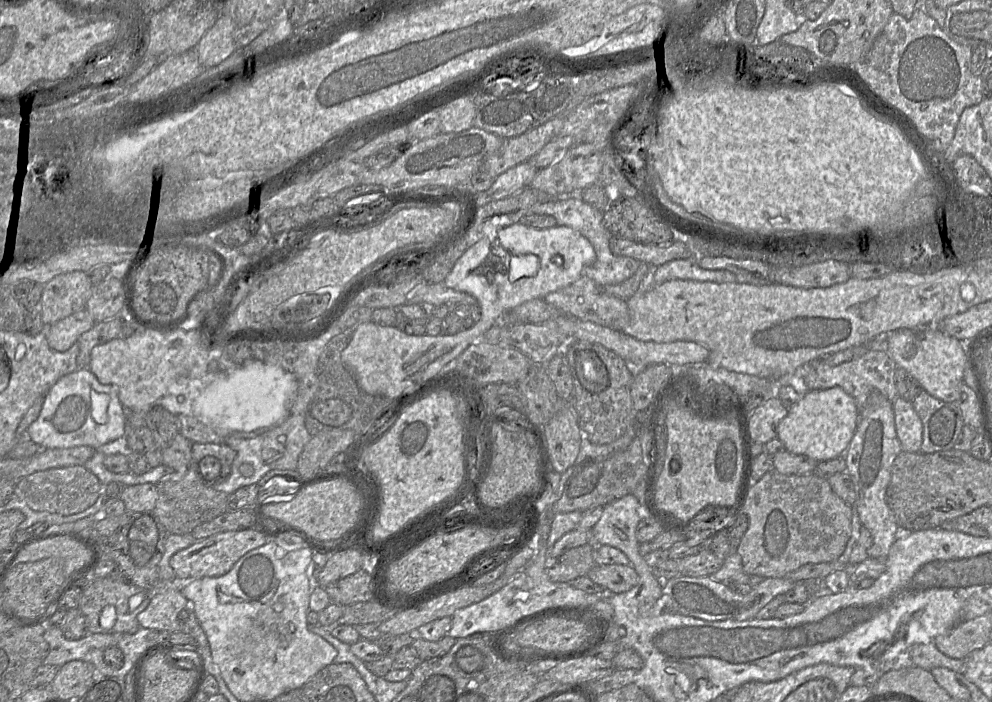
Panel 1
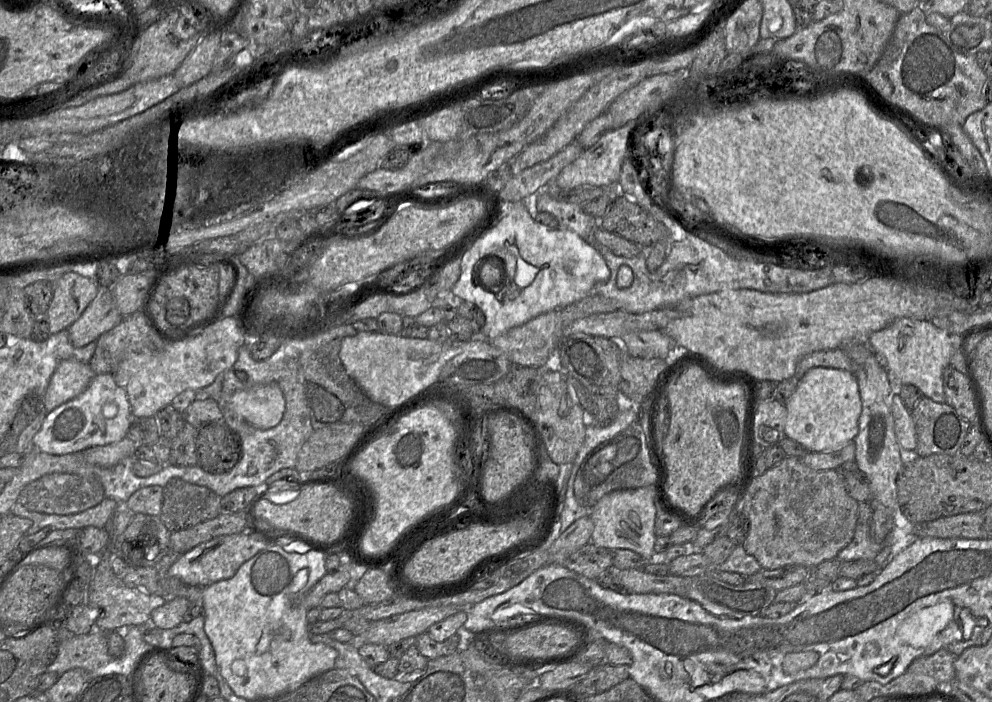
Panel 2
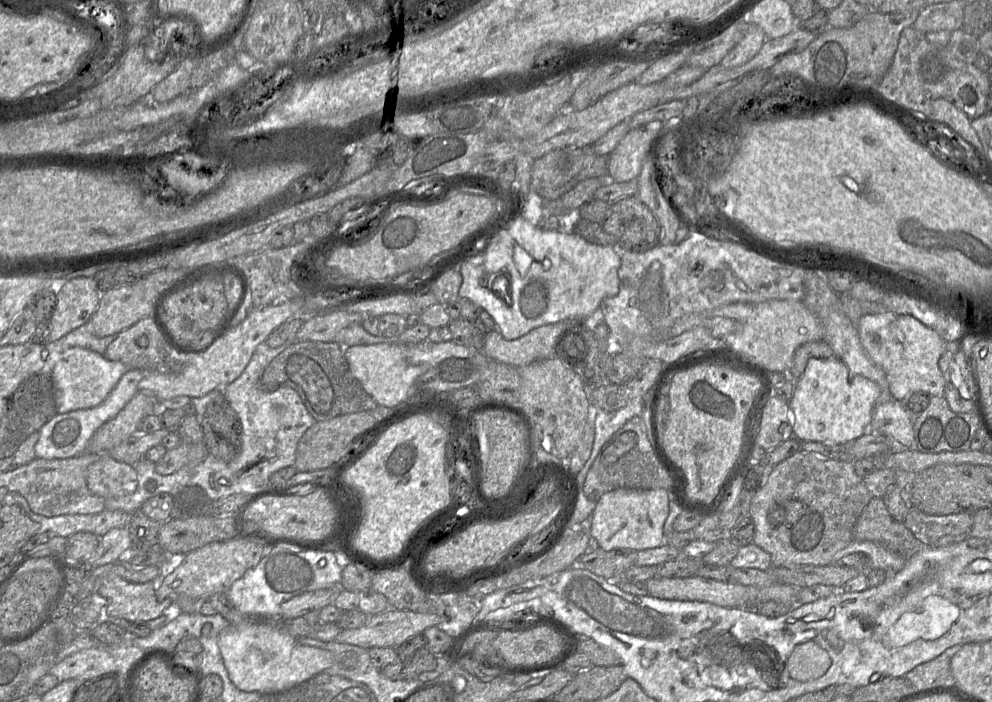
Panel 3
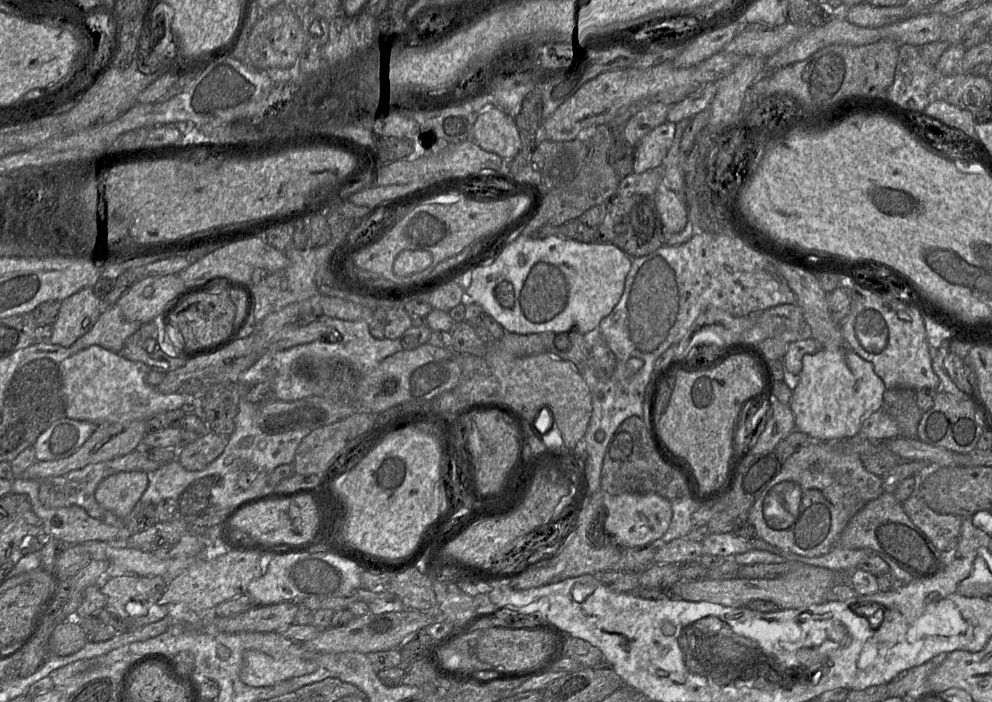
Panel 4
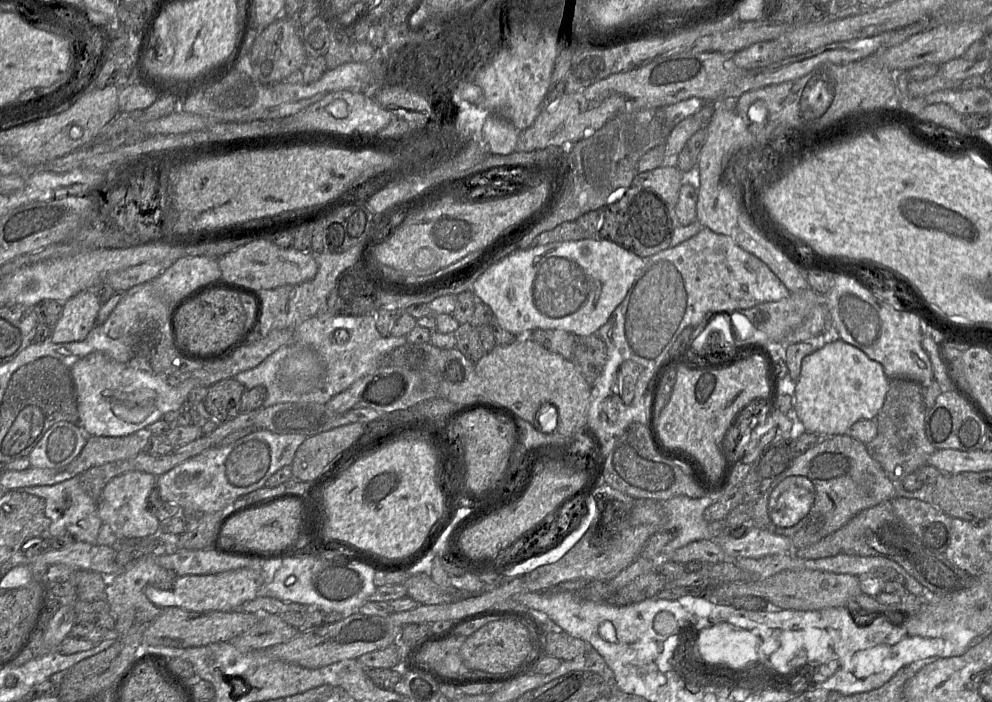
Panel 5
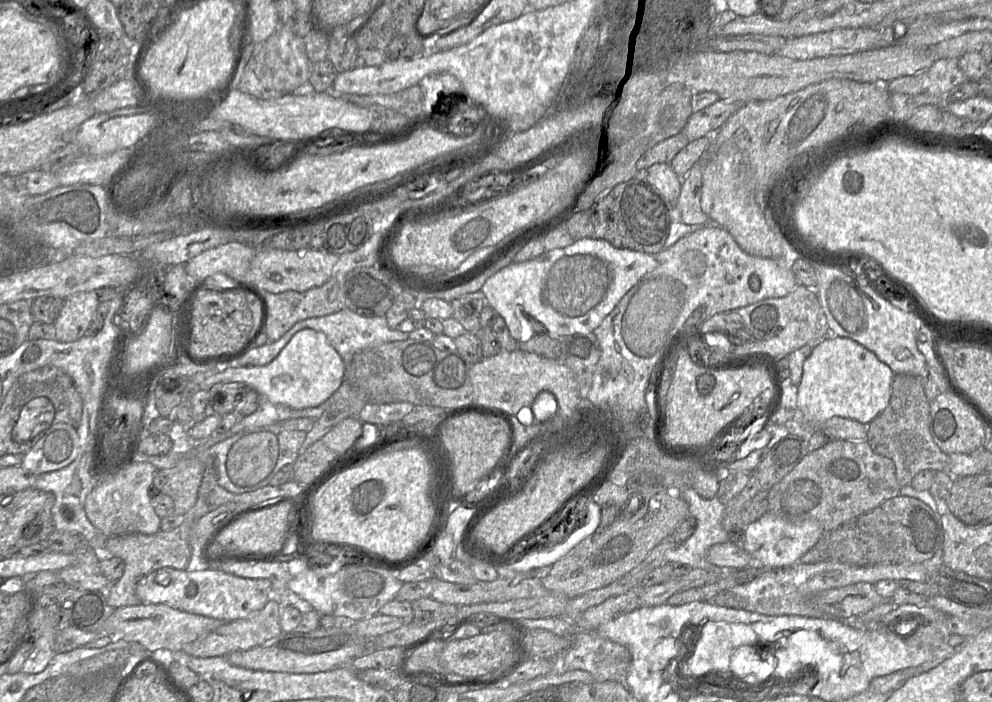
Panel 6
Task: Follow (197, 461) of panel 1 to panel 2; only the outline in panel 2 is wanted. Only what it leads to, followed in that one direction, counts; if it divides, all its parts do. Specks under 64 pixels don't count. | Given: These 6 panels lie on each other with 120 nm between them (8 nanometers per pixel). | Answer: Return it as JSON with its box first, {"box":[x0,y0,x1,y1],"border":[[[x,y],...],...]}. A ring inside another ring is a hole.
{"box":[198,422,241,473],"border":[[[211,422],[198,429],[198,465],[208,473],[229,472],[241,458],[241,440],[224,422]]]}

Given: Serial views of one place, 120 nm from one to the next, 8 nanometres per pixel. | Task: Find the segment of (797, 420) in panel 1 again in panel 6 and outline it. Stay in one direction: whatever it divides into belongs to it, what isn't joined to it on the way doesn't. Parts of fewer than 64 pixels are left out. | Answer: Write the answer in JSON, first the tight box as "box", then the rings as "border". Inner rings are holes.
{"box":[797,337,893,425],"border":[[[846,337],[824,338],[804,361],[797,407],[807,424],[822,424],[839,416],[868,425],[889,404],[893,377],[889,366],[856,341]]]}

